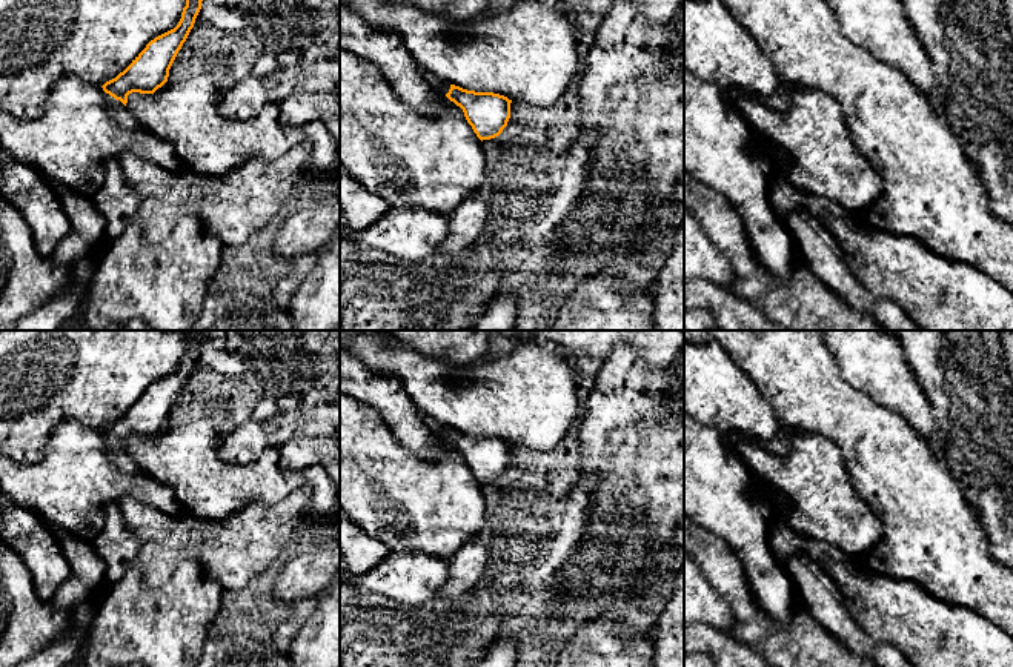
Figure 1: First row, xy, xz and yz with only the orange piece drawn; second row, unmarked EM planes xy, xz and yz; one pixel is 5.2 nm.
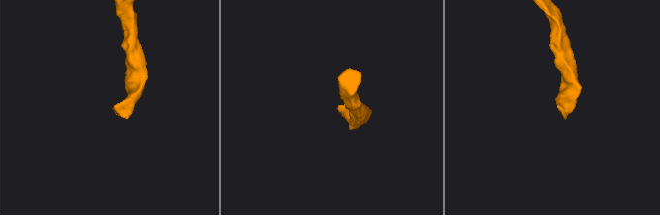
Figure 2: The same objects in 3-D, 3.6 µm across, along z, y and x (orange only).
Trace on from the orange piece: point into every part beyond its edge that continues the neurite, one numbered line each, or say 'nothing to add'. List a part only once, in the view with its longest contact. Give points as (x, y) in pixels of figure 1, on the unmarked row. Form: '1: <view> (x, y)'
1: xy (119, 457)

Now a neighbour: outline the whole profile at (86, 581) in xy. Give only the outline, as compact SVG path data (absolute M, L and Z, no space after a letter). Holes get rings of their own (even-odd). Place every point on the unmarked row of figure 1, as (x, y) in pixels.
M45 524L58 539L60 549L69 564L68 579L57 589L51 604L72 613L88 601L98 601L108 587L106 564L91 543L66 533L63 529Z

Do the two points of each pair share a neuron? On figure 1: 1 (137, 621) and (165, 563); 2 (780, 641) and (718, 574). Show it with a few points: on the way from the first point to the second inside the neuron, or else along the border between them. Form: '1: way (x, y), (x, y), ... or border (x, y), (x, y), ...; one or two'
1: border (136, 558), (148, 586), (162, 586), (180, 561); two
2: way (763, 626), (743, 606), (735, 590); one

